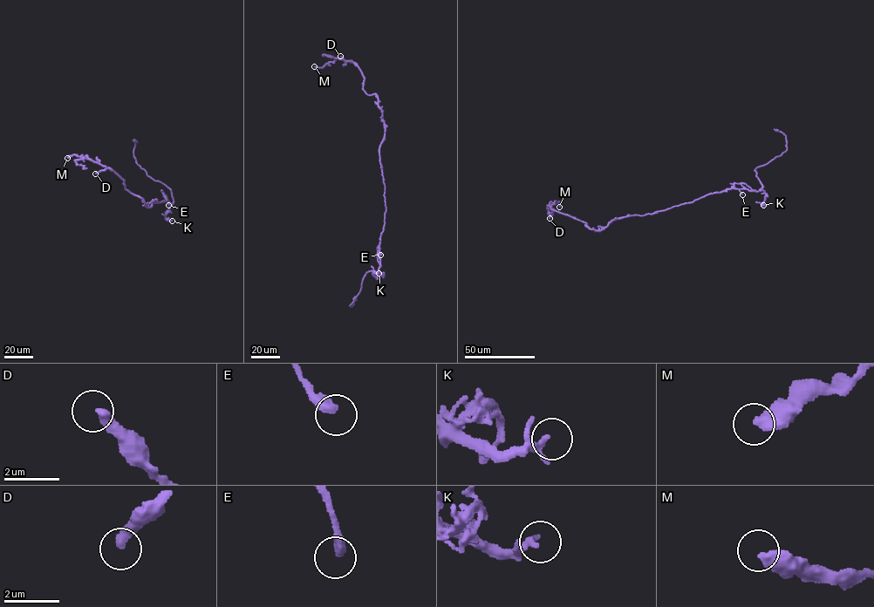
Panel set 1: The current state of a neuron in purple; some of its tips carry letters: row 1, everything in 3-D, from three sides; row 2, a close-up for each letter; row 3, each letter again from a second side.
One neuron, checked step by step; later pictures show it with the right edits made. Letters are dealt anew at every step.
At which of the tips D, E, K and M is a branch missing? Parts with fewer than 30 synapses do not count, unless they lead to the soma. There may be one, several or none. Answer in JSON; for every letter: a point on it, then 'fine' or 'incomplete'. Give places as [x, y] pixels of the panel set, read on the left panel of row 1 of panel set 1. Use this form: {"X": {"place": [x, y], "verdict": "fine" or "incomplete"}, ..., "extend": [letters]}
{"D": {"place": [95, 173], "verdict": "fine"}, "E": {"place": [168, 205], "verdict": "fine"}, "K": {"place": [172, 221], "verdict": "fine"}, "M": {"place": [67, 158], "verdict": "fine"}, "extend": []}

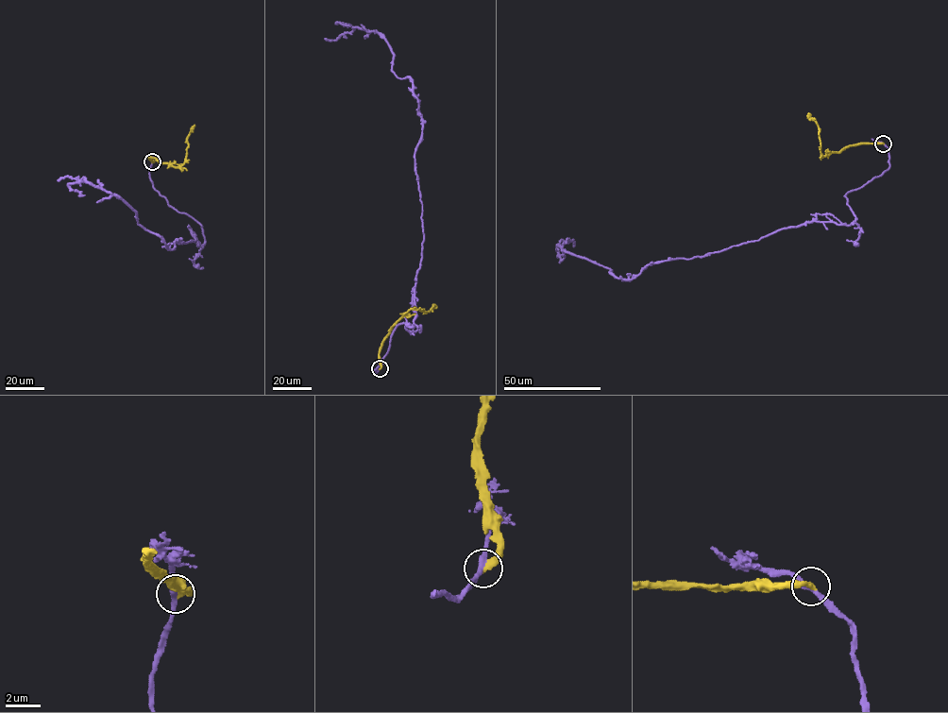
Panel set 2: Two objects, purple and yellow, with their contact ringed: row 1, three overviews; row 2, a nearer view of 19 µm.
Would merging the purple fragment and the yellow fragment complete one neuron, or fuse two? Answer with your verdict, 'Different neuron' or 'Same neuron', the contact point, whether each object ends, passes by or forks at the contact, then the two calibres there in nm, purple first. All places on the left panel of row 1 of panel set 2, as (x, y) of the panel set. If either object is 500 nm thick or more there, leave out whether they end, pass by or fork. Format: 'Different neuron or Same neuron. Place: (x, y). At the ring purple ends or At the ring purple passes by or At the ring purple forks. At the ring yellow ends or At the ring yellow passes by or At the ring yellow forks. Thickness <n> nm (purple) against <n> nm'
Different neuron. Place: (152, 161). At the ring purple passes by. At the ring yellow ends. Thickness 300 nm (purple) against 360 nm

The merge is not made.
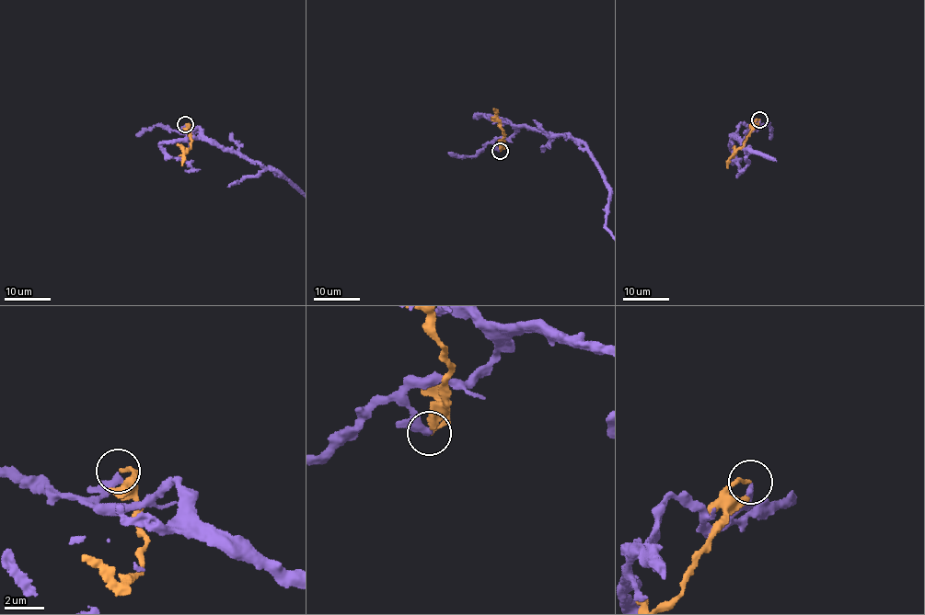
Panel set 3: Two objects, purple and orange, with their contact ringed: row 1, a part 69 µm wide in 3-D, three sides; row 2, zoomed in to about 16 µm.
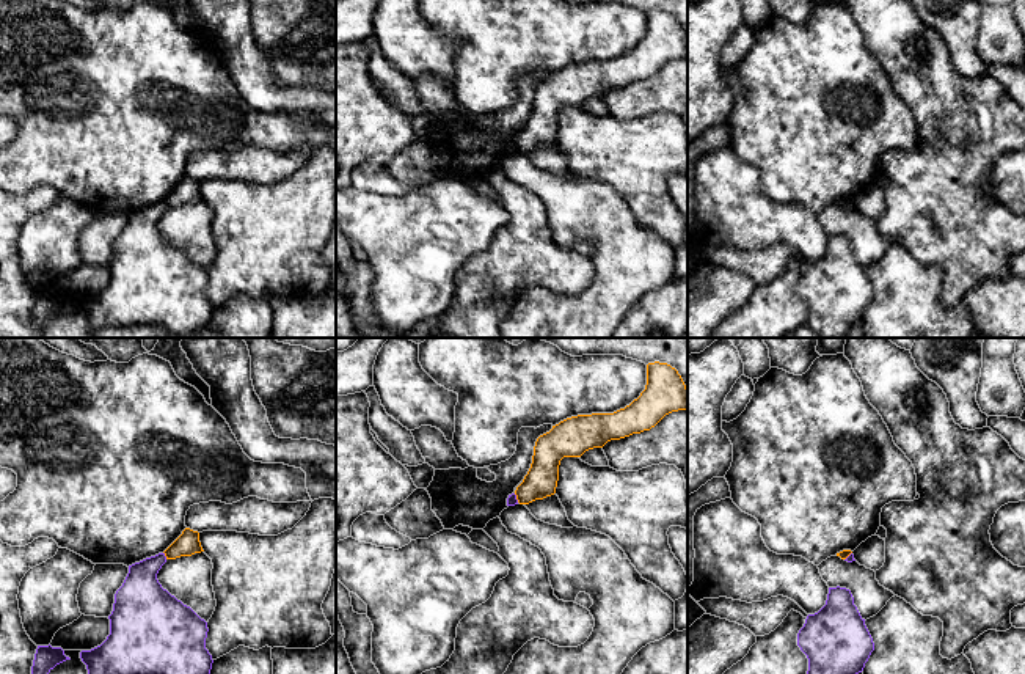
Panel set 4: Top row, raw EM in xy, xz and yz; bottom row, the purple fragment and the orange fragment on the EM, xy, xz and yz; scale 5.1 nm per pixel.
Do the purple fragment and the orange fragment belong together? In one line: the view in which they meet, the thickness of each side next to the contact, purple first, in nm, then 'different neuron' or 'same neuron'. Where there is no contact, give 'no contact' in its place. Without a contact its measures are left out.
meets purple in xy; 240 nm thick on the purple side, 120 nm on the other; different neuron

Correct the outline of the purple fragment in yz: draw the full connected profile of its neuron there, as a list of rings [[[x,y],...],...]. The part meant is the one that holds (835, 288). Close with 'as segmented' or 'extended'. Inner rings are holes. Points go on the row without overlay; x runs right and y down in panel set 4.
[[[840,234],[829,236],[826,253],[807,264],[797,294],[808,306],[807,325],[818,338],[843,338],[874,299],[851,239]]]; as segmented

